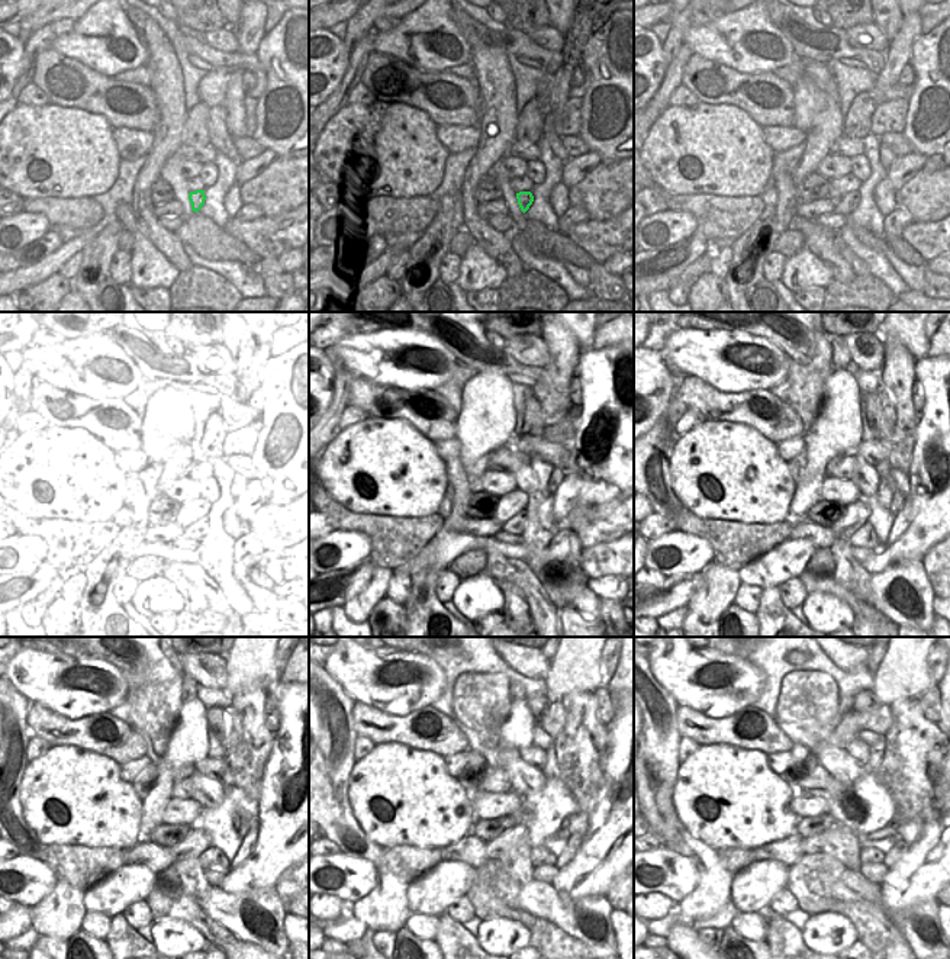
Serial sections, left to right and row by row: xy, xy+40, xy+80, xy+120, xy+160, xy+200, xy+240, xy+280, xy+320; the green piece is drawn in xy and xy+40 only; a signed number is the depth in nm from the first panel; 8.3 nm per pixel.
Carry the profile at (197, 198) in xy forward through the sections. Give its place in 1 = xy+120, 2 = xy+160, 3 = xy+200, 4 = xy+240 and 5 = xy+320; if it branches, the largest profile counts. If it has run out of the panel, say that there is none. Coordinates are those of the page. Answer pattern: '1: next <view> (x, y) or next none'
1: next xy+120 (203, 525)
2: next xy+160 (531, 525)
3: next xy+200 (865, 537)
4: next xy+240 (213, 856)
5: next xy+320 (868, 855)

